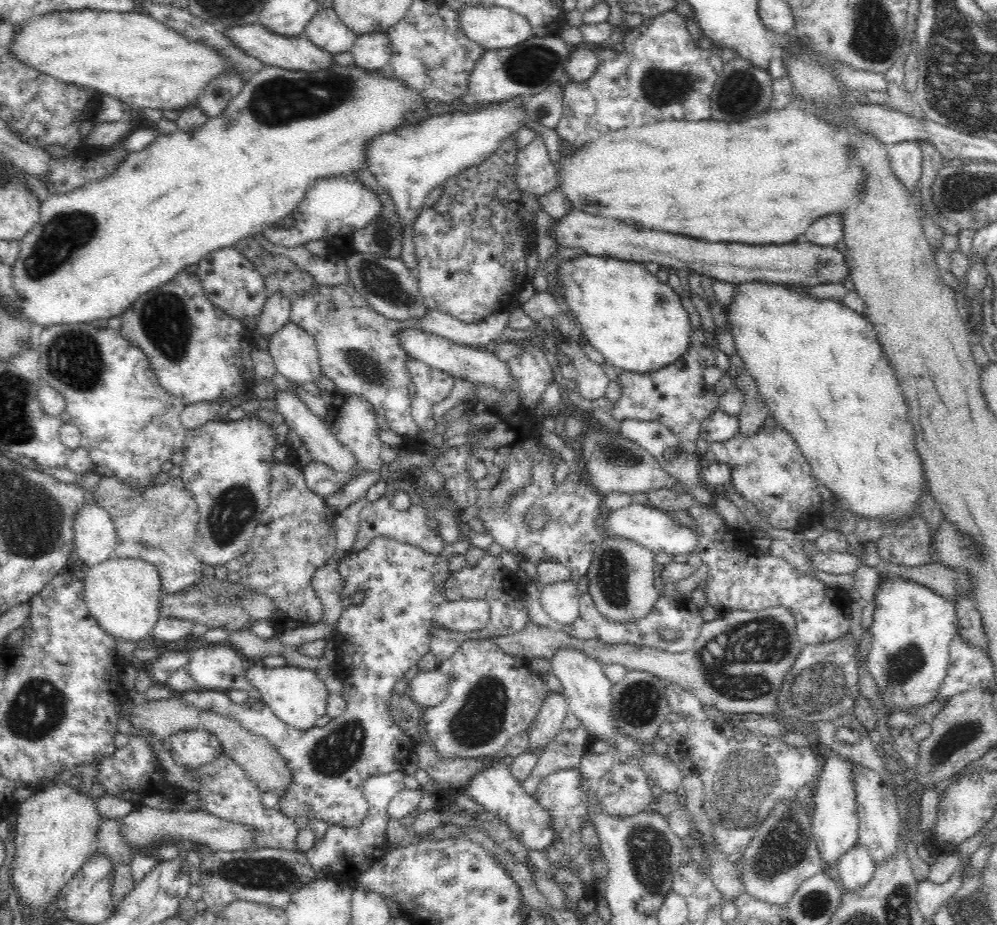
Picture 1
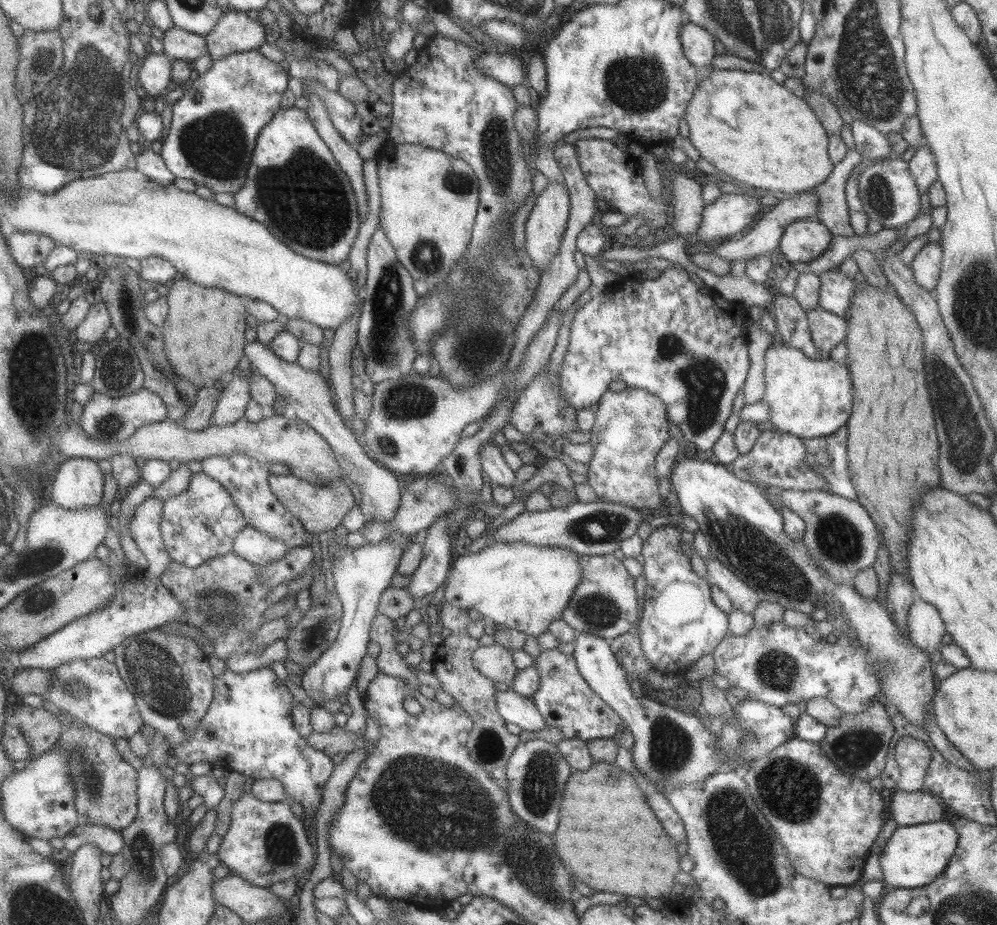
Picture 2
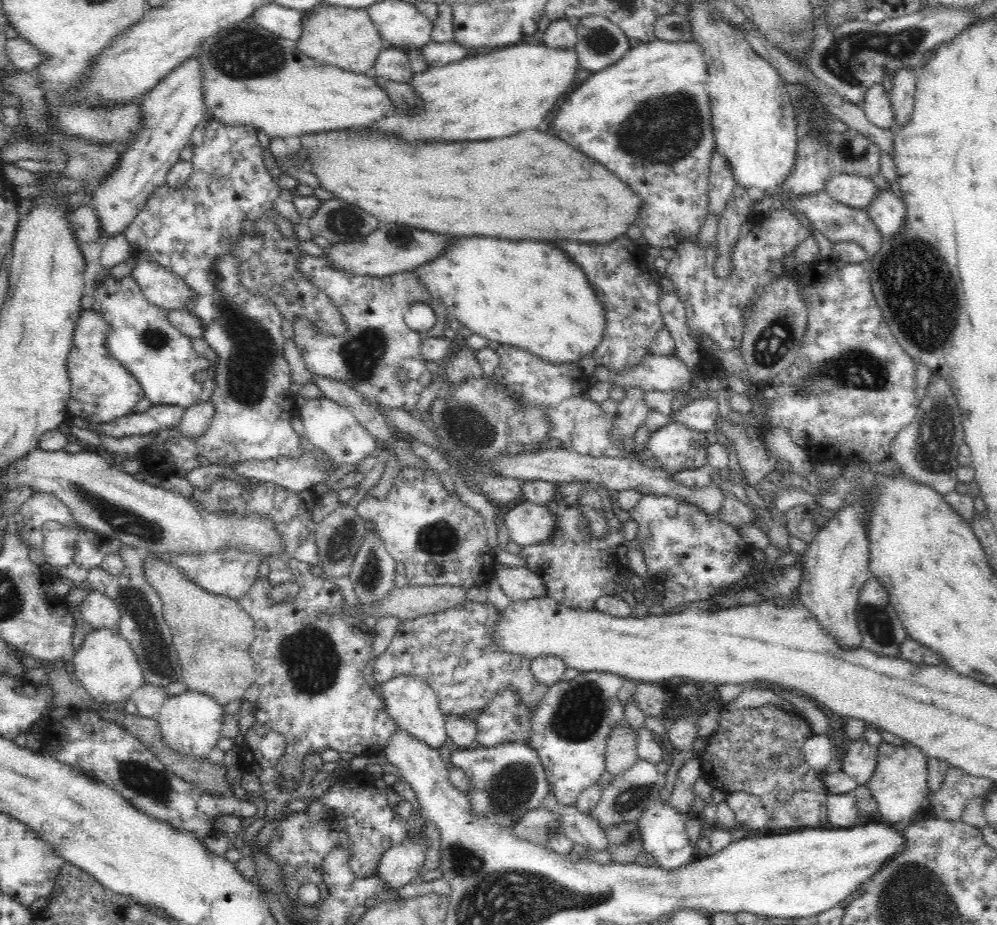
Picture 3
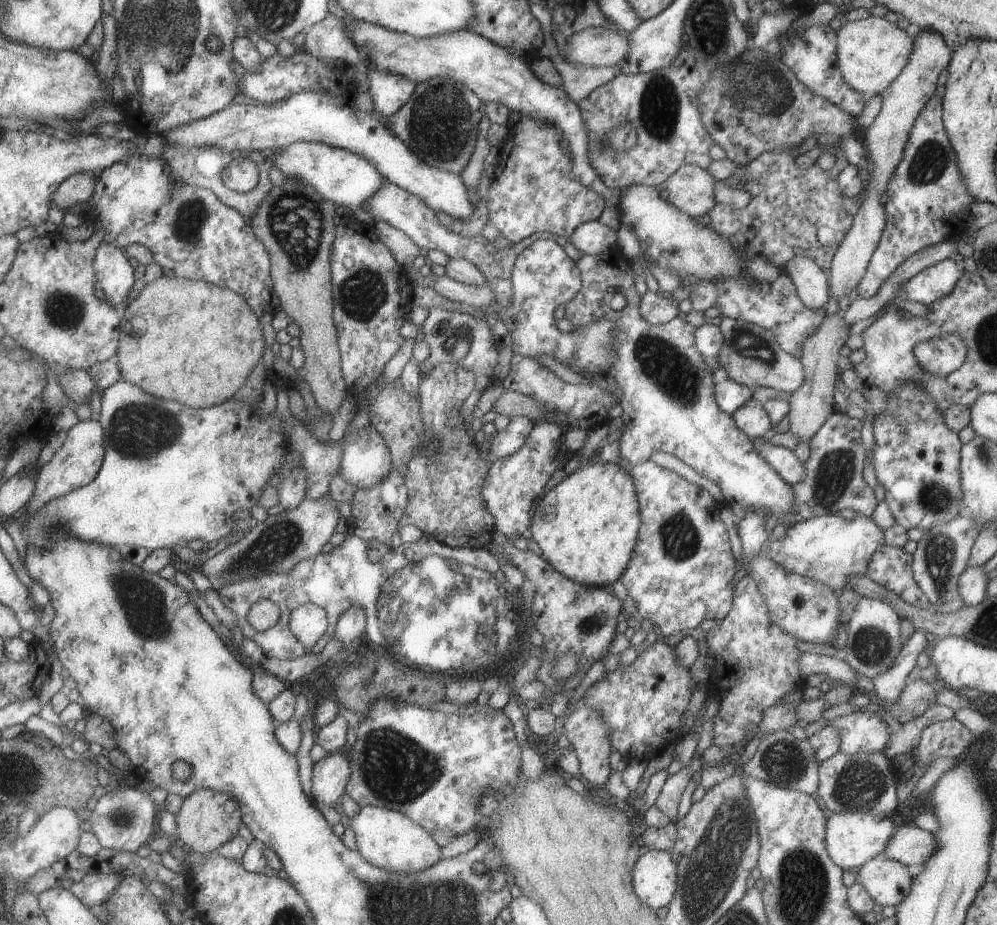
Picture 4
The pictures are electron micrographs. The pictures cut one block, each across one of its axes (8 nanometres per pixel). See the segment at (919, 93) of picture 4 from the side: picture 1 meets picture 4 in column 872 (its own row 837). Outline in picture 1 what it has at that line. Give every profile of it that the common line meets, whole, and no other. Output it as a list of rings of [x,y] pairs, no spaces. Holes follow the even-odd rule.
[[[150,807],[134,808],[121,818],[121,836],[134,852],[150,844],[157,846],[162,838],[170,838],[174,842],[193,840],[197,844],[208,846],[212,851],[236,853],[240,850],[256,850],[255,830],[251,826],[236,824],[212,813],[198,810],[163,811]]]

